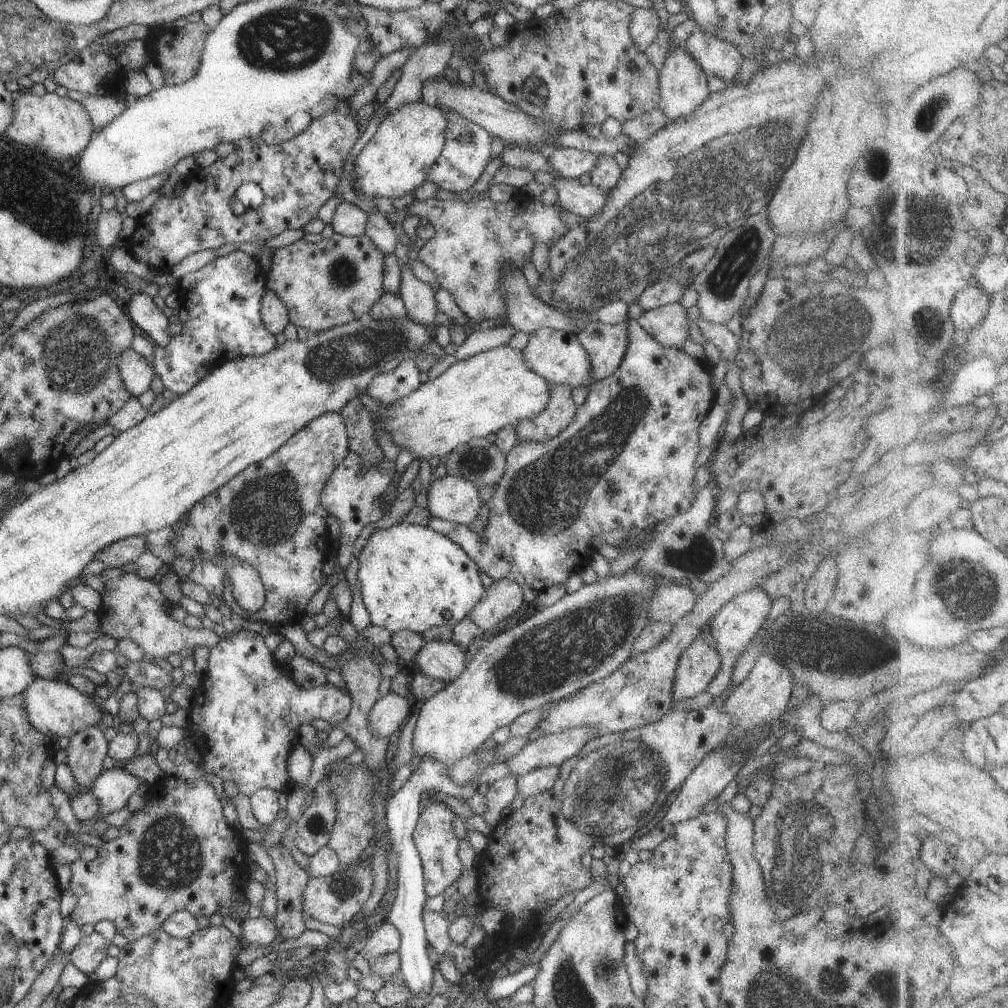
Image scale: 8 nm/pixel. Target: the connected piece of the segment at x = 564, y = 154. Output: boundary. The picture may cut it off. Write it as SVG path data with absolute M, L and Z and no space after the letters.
M558 147L547 160L554 175L559 173L562 177L578 179L582 174L591 172L596 166L598 155L574 147Z

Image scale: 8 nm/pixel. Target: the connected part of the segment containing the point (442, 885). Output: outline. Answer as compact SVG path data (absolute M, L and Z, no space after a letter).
M433 801L419 814L413 839L423 864L425 891L427 896L441 894L448 886L460 878L462 863L458 857L458 842L456 833L452 830L452 821L456 814L442 801Z

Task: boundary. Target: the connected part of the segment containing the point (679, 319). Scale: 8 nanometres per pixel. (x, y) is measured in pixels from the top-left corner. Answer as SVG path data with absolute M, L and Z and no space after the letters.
M680 303L650 309L637 320L648 334L661 345L682 349L689 337L688 316Z

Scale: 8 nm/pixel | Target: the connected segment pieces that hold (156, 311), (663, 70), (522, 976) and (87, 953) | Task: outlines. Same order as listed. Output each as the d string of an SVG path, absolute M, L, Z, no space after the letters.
M140 290L126 301L129 317L139 332L146 332L158 347L165 347L172 340L168 332L169 320L153 297Z
M682 46L674 48L664 61L664 64L659 68L659 87L661 97L656 108L660 109L666 115L667 122L680 118L680 116L688 116L693 110L696 110L696 108L698 108L711 93L711 90L709 89L709 79L705 70Z
M539 964L526 965L519 971L509 974L506 977L496 977L491 982L490 987L483 996L489 1002L489 1006L492 1007L493 1003L514 995L514 993L522 986L527 983L531 983L534 980L536 974L538 974Z
M98 932L80 938L77 946L69 953L69 962L72 962L80 972L89 975L97 966L108 957L108 946L112 944Z

